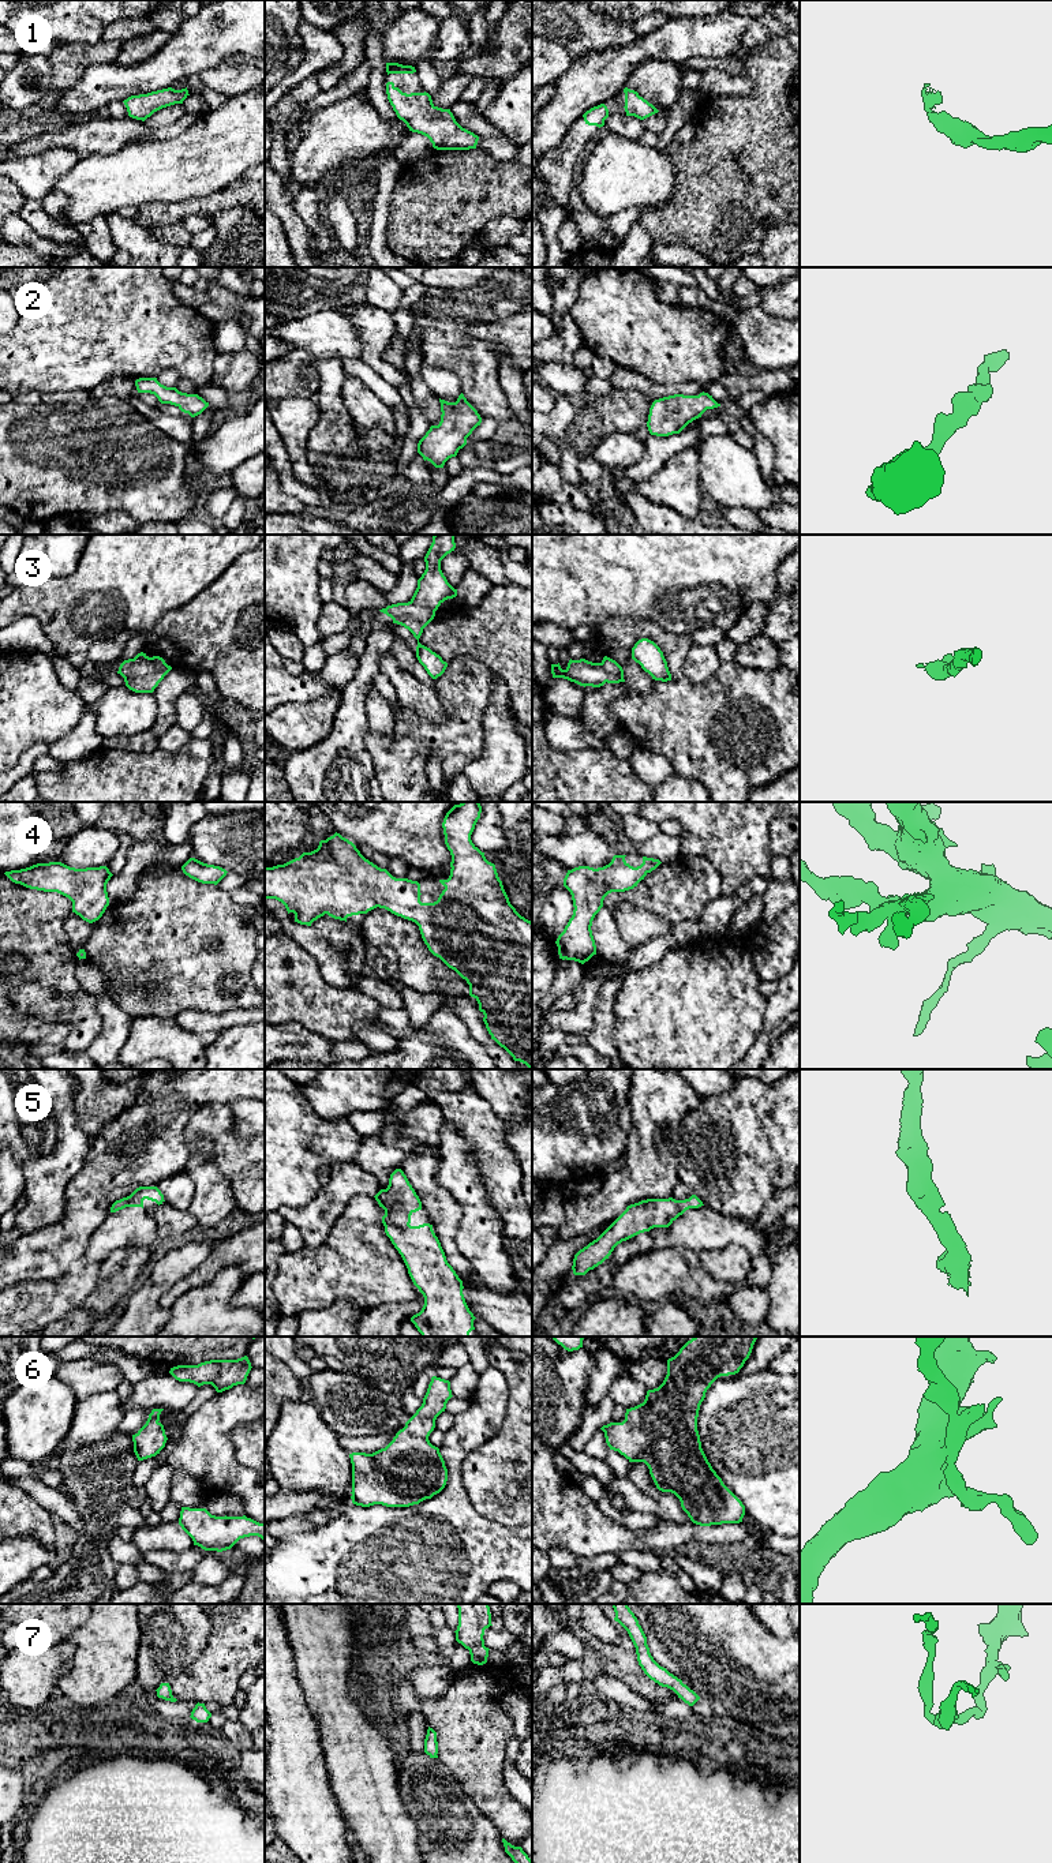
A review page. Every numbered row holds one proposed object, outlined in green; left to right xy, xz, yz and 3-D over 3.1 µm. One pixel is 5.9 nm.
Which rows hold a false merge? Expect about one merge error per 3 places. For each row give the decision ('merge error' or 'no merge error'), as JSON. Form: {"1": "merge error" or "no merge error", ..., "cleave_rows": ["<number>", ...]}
{"1": "no merge error", "2": "no merge error", "3": "no merge error", "4": "no merge error", "5": "no merge error", "6": "no merge error", "7": "no merge error", "cleave_rows": []}

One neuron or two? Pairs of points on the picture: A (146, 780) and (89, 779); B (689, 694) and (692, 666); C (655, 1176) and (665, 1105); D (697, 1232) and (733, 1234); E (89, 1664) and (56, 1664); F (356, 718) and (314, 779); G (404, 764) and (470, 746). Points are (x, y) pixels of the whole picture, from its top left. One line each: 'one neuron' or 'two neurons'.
A: one neuron
B: two neurons
C: one neuron
D: one neuron
E: two neurons
F: one neuron
G: one neuron

